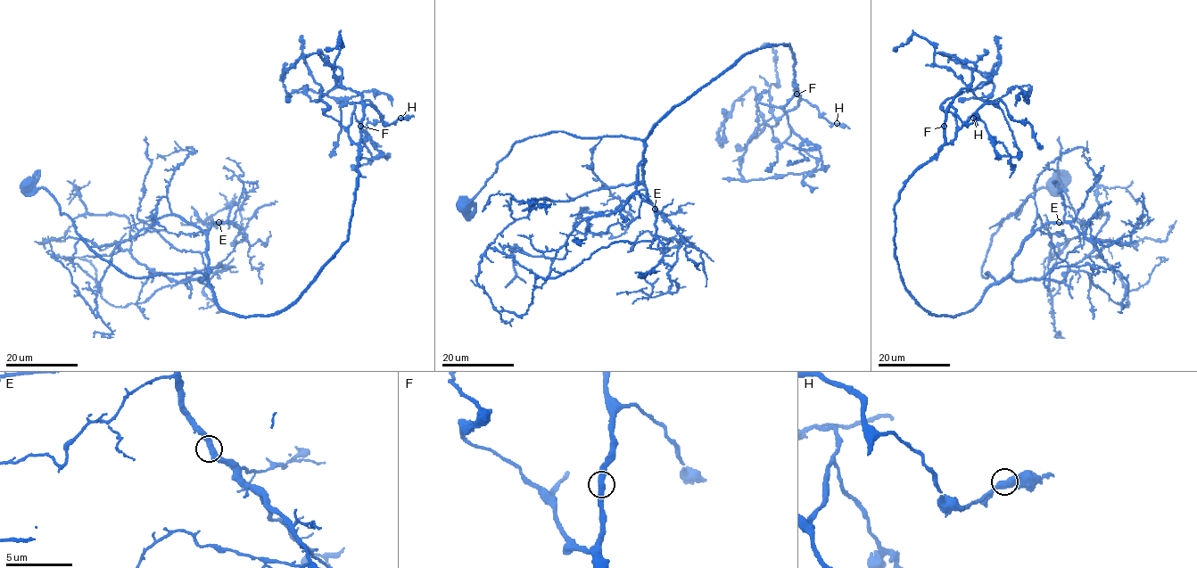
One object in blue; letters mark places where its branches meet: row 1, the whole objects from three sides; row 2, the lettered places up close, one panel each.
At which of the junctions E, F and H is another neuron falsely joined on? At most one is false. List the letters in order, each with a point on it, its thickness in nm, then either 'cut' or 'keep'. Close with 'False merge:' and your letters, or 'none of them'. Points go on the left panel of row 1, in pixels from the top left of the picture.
E: place (218, 222); calibre 440 nm; keep
F: place (360, 126); calibre 440 nm; keep
H: place (400, 118); calibre 440 nm; keep
False merge: none of them

